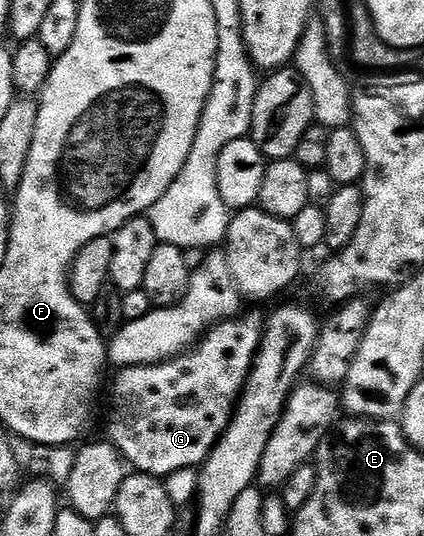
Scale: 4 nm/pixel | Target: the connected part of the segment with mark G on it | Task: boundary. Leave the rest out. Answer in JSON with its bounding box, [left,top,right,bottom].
[108,313,263,477]

